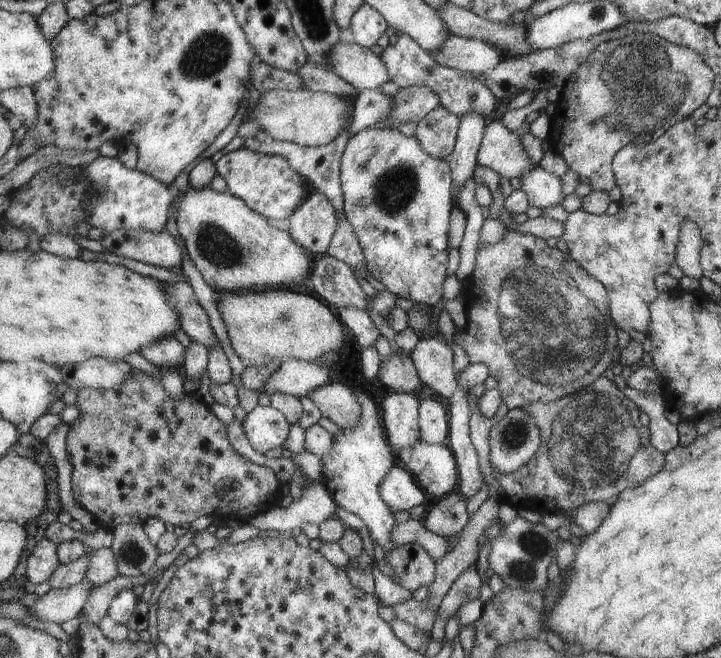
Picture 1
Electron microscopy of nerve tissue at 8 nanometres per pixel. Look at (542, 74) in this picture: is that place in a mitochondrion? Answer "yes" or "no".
yes

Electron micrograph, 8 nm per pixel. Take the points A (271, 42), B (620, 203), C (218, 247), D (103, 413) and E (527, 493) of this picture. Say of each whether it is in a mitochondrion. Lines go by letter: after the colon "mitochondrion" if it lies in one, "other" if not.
A: other
B: other
C: mitochondrion
D: mitochondrion
E: other

